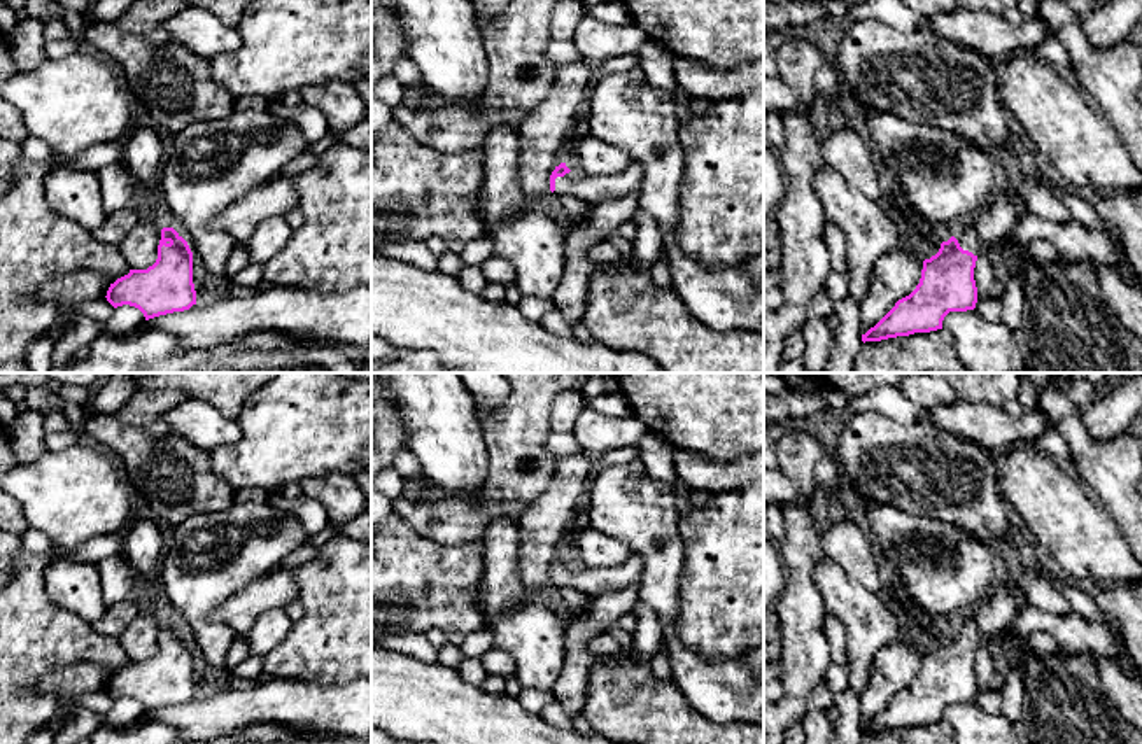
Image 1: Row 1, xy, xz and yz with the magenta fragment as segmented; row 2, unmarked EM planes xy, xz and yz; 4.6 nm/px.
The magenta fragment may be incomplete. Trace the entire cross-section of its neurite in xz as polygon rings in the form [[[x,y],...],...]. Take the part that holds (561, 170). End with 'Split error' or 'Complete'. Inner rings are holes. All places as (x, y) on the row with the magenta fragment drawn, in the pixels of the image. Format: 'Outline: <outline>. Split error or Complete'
Outline: [[[566,163],[555,166],[550,175],[550,191],[576,196],[587,203],[597,205],[617,198],[625,191],[634,191],[641,186],[643,165],[631,163],[624,173],[597,177],[583,175],[569,170]]]. Split error

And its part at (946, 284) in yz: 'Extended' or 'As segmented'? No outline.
Extended

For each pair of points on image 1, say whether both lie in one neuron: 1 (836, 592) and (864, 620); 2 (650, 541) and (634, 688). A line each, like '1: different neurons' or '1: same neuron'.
1: same neuron
2: different neurons

